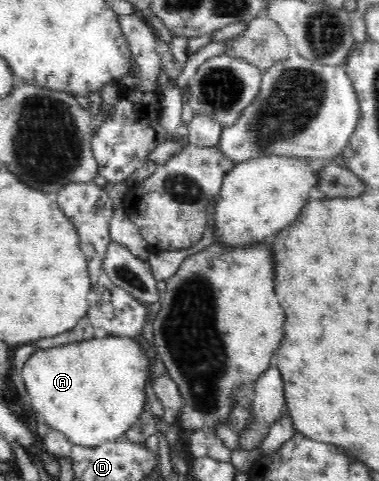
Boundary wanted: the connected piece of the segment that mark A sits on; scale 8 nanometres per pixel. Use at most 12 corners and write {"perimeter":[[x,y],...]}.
{"perimeter":[[138,337],[32,352],[31,411],[72,443],[125,437],[147,408]]}

